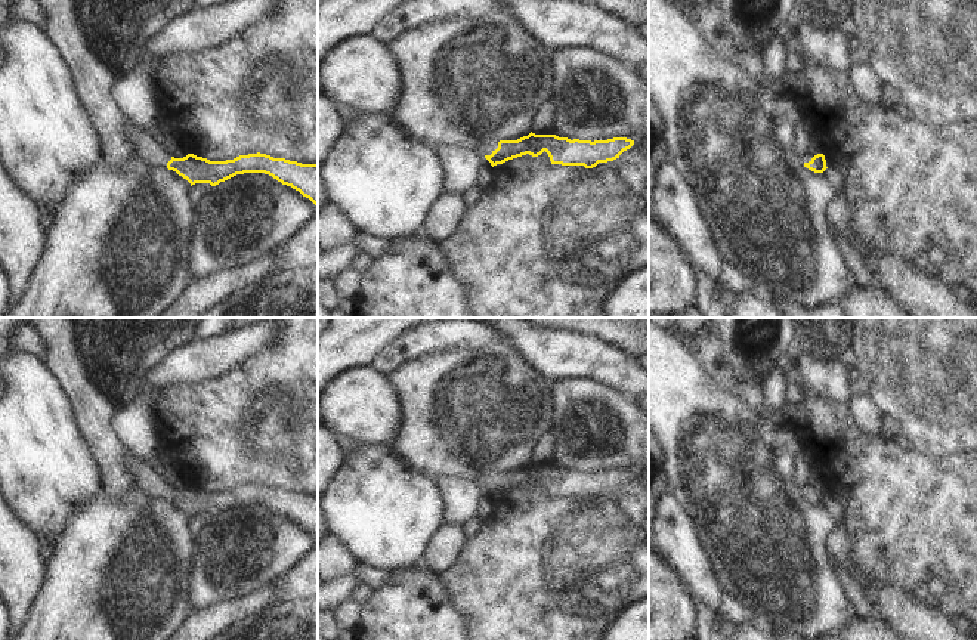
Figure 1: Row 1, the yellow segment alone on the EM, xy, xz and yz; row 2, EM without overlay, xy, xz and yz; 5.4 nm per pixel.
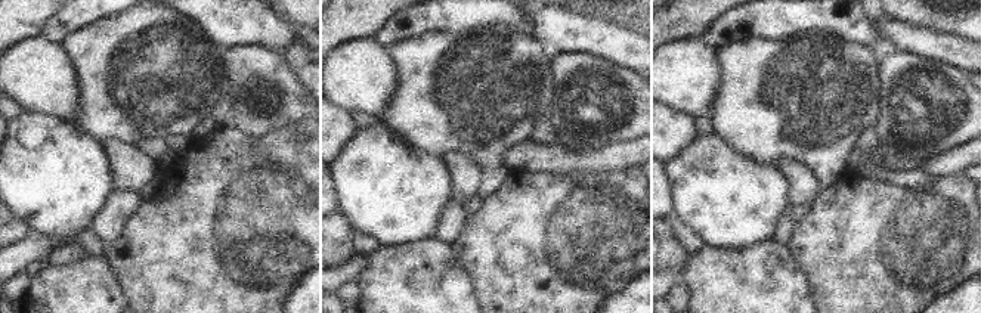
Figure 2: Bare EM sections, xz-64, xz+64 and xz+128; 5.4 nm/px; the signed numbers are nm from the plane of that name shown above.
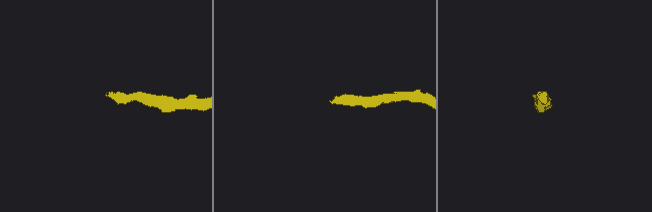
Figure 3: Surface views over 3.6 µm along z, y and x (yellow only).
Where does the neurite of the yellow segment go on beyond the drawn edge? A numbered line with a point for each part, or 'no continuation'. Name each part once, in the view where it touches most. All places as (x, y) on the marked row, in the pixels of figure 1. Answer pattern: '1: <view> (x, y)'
1: xz (491, 145)

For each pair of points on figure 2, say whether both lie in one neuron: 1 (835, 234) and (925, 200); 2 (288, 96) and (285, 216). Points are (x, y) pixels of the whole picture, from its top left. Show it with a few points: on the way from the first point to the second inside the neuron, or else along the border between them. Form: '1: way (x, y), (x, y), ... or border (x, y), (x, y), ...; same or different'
1: way (857, 234), (891, 234), (903, 222); same
2: border (305, 118), (297, 124), (265, 135), (254, 135); different

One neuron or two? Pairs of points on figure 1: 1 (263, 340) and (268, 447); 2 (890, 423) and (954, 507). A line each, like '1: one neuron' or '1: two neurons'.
1: two neurons
2: one neuron

